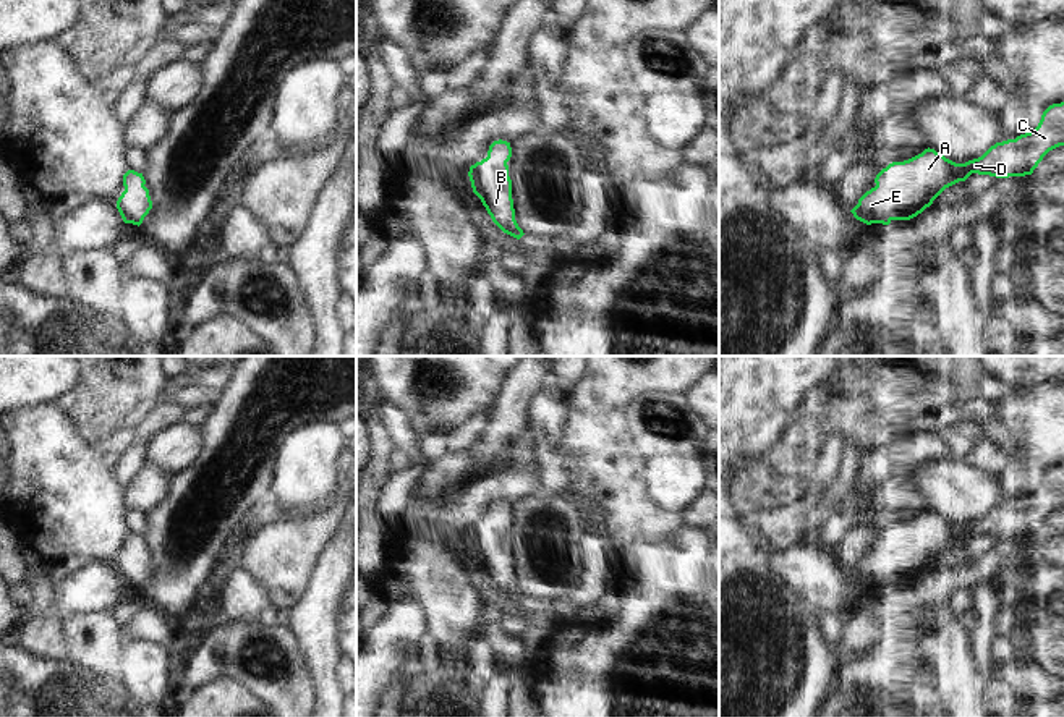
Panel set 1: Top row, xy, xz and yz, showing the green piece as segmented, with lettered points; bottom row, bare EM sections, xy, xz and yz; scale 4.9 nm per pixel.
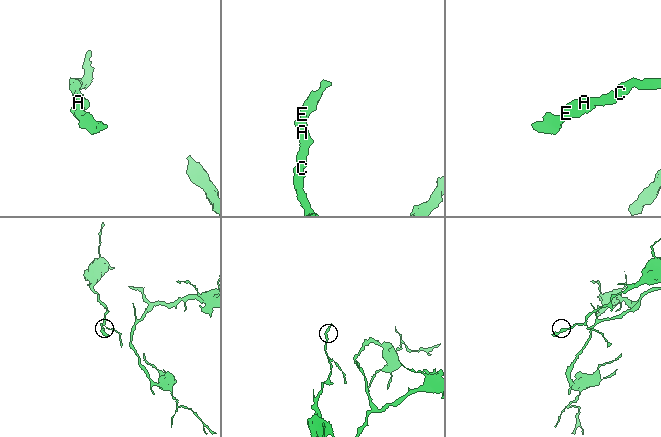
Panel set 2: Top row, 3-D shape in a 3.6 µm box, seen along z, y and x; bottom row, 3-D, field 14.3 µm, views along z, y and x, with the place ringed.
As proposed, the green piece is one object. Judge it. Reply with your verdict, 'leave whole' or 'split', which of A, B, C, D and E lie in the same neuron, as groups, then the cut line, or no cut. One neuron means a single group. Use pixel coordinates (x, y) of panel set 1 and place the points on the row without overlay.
leave whole; groups A B C D E; cut none

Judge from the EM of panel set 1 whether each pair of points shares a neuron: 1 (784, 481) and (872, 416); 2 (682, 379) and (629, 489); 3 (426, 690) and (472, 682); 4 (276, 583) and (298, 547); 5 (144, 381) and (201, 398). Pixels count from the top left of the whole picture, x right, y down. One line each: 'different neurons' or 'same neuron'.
1: same neuron
2: same neuron
3: different neurons
4: same neuron
5: different neurons

